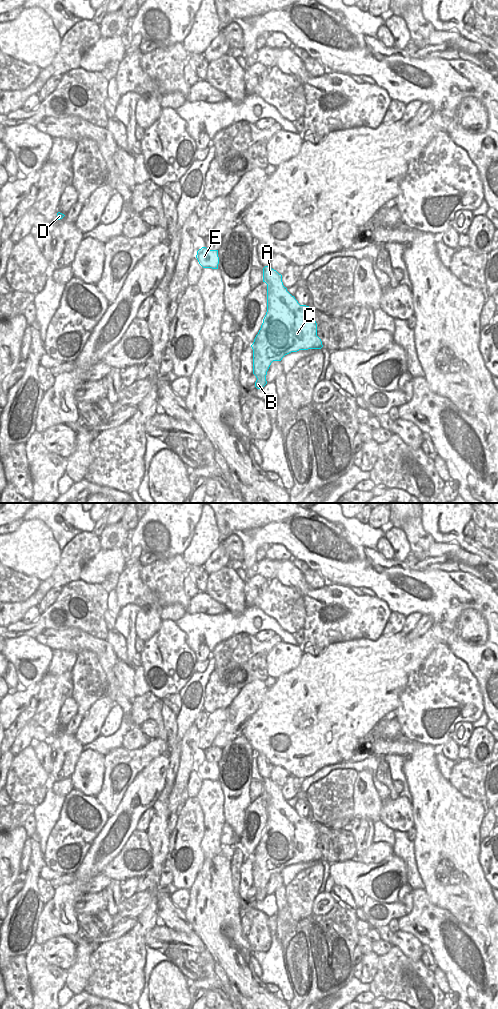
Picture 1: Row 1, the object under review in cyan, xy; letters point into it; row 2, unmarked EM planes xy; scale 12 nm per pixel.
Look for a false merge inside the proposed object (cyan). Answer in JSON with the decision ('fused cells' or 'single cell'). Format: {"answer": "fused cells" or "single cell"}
{"answer": "single cell"}

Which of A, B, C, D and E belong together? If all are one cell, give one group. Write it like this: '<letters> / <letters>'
A B C D E

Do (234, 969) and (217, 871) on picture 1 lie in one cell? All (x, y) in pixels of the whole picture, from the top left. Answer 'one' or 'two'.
one

